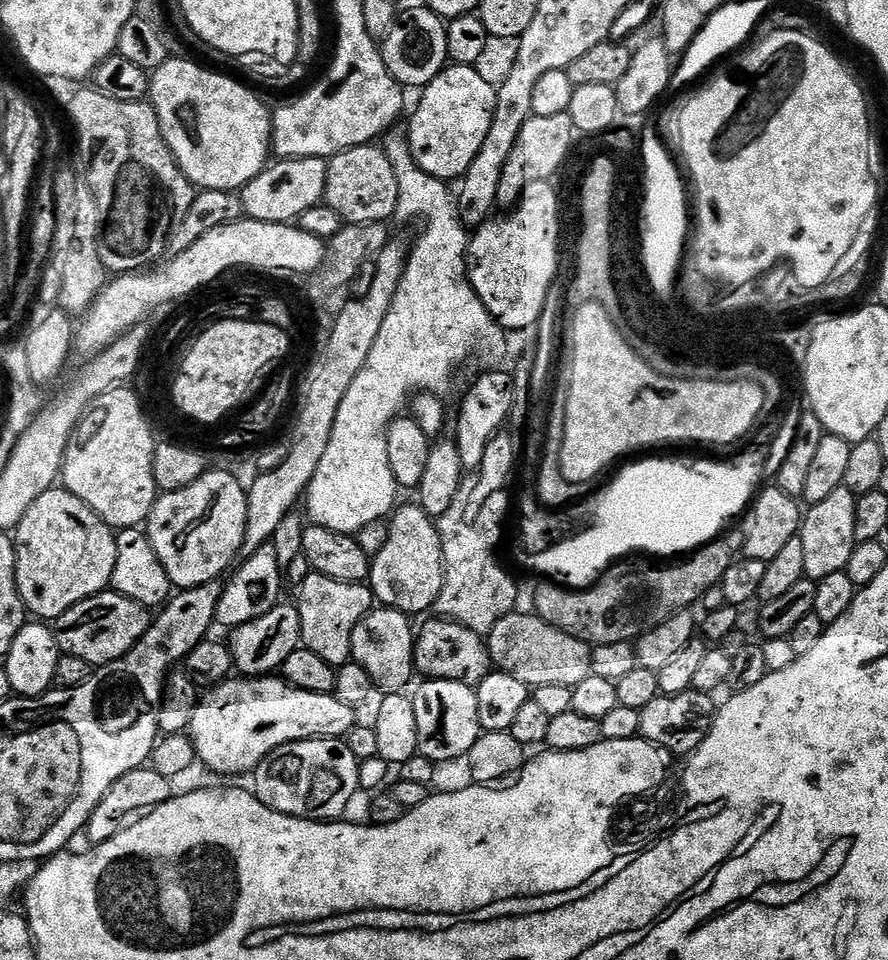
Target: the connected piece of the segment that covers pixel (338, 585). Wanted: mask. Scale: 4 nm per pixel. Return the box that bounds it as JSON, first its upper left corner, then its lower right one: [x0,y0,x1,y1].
[294,571,374,668]

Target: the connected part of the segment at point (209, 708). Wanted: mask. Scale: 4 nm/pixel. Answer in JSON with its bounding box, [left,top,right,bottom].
[187,675,357,776]

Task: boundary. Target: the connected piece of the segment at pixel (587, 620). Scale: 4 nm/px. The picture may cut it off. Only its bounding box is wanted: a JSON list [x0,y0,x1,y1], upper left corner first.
[531,531,744,646]

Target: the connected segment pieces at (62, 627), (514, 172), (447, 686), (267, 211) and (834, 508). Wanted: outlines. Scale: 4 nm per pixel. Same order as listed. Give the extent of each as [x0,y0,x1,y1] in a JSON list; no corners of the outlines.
[[54,590,153,666],[497,112,574,210],[412,679,482,765],[239,156,328,224],[798,488,857,581]]

